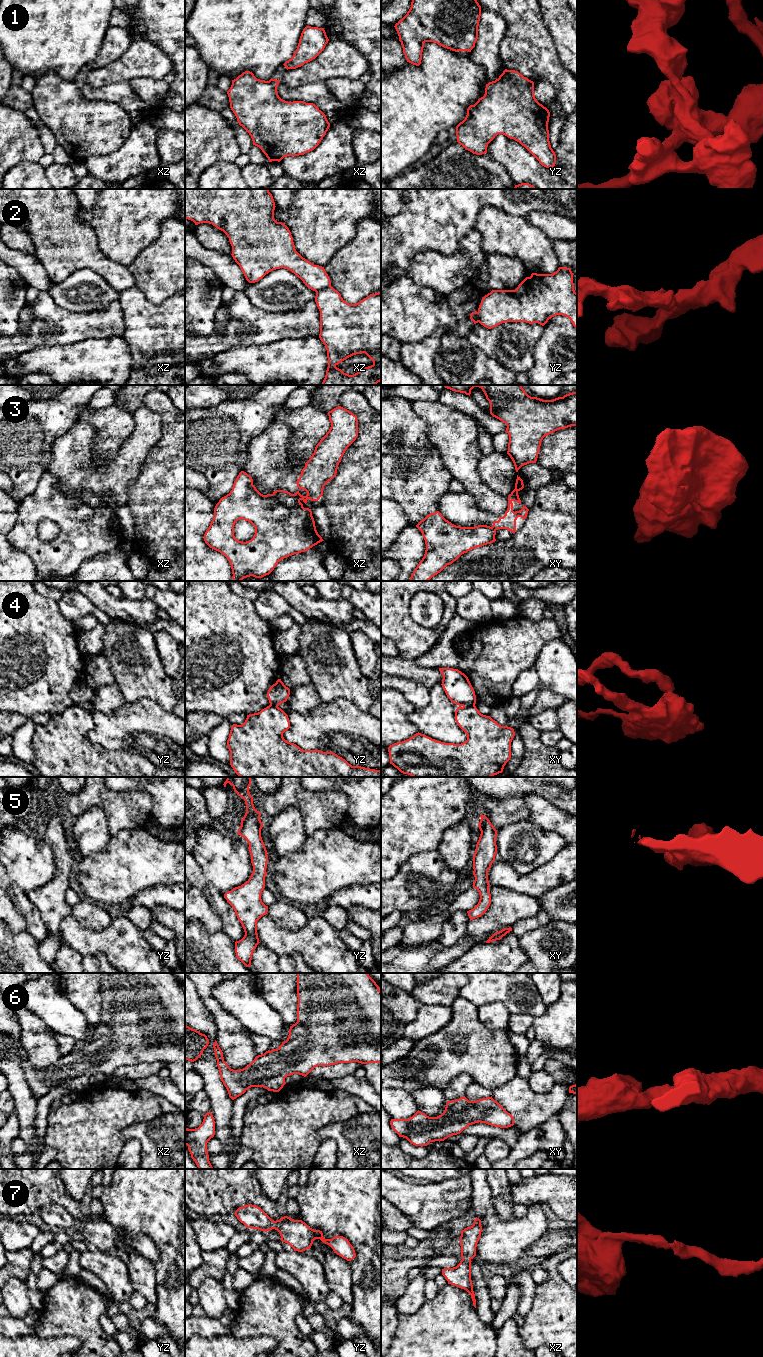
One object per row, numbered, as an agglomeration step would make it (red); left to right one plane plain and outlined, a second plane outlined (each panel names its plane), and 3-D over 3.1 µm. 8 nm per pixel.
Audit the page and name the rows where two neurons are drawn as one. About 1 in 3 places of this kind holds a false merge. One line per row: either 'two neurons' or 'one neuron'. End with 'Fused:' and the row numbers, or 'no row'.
1: two neurons
2: two neurons
3: two neurons
4: two neurons
5: one neuron
6: one neuron
7: one neuron
Fused: 1, 2, 3, 4

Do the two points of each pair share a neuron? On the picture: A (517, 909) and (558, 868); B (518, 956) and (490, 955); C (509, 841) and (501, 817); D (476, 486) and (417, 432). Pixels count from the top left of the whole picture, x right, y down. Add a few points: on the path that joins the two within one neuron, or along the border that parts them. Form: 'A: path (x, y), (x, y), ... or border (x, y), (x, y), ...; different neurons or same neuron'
A: border (508, 888), (535, 898); different neurons
B: path (511, 956), (497, 955); same neuron
C: border (526, 819), (507, 824), (497, 830); different neurons
D: border (427, 430), (429, 441), (449, 472); different neurons

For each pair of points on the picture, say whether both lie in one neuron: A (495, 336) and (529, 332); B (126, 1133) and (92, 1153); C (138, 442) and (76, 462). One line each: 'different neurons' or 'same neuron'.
A: same neuron
B: different neurons
C: same neuron

